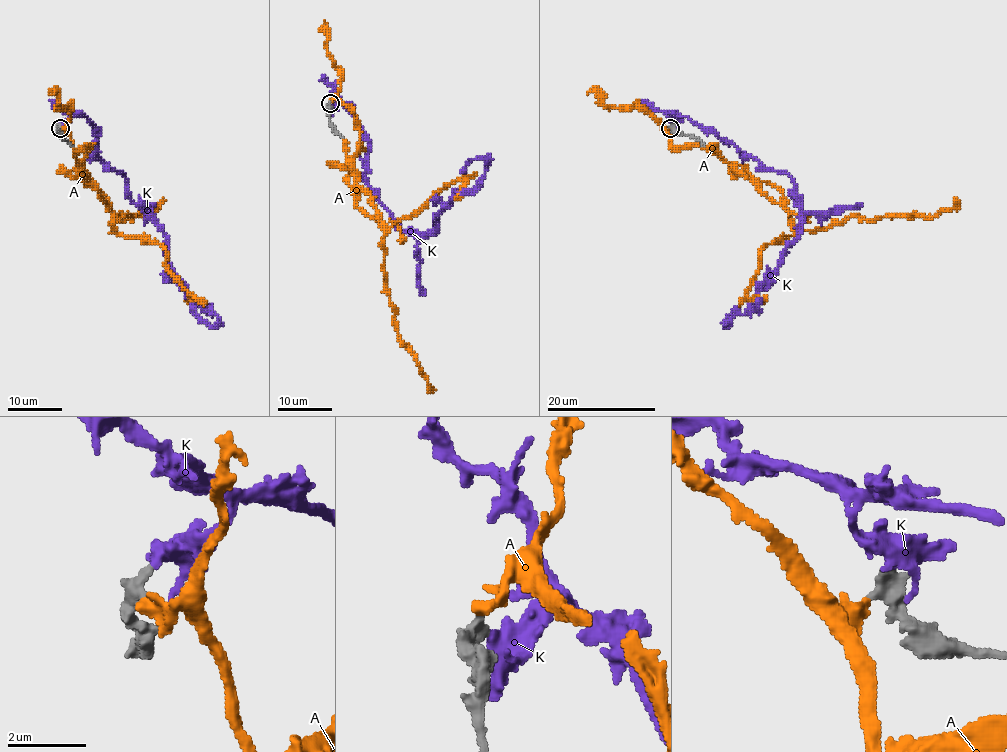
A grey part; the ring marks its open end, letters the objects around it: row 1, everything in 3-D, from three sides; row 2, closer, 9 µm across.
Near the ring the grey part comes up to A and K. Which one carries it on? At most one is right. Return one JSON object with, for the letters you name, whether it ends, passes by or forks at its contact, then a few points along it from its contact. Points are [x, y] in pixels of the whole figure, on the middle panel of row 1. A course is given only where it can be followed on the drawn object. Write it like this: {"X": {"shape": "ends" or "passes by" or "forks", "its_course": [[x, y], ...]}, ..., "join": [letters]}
{"A": {"shape": "ends", "its_course": [[330, 104], [342, 102], [360, 132], [355, 184], [383, 223], [397, 336], [433, 389]]}, "join": ["A"]}

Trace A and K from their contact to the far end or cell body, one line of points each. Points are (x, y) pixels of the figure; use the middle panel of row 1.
A: (330, 104), (342, 102), (360, 132), (355, 184), (383, 223), (397, 336), (433, 389)
K: (330, 105), (341, 101), (368, 142), (364, 181), (395, 226), (432, 234), (486, 162), (471, 158), (461, 173)

